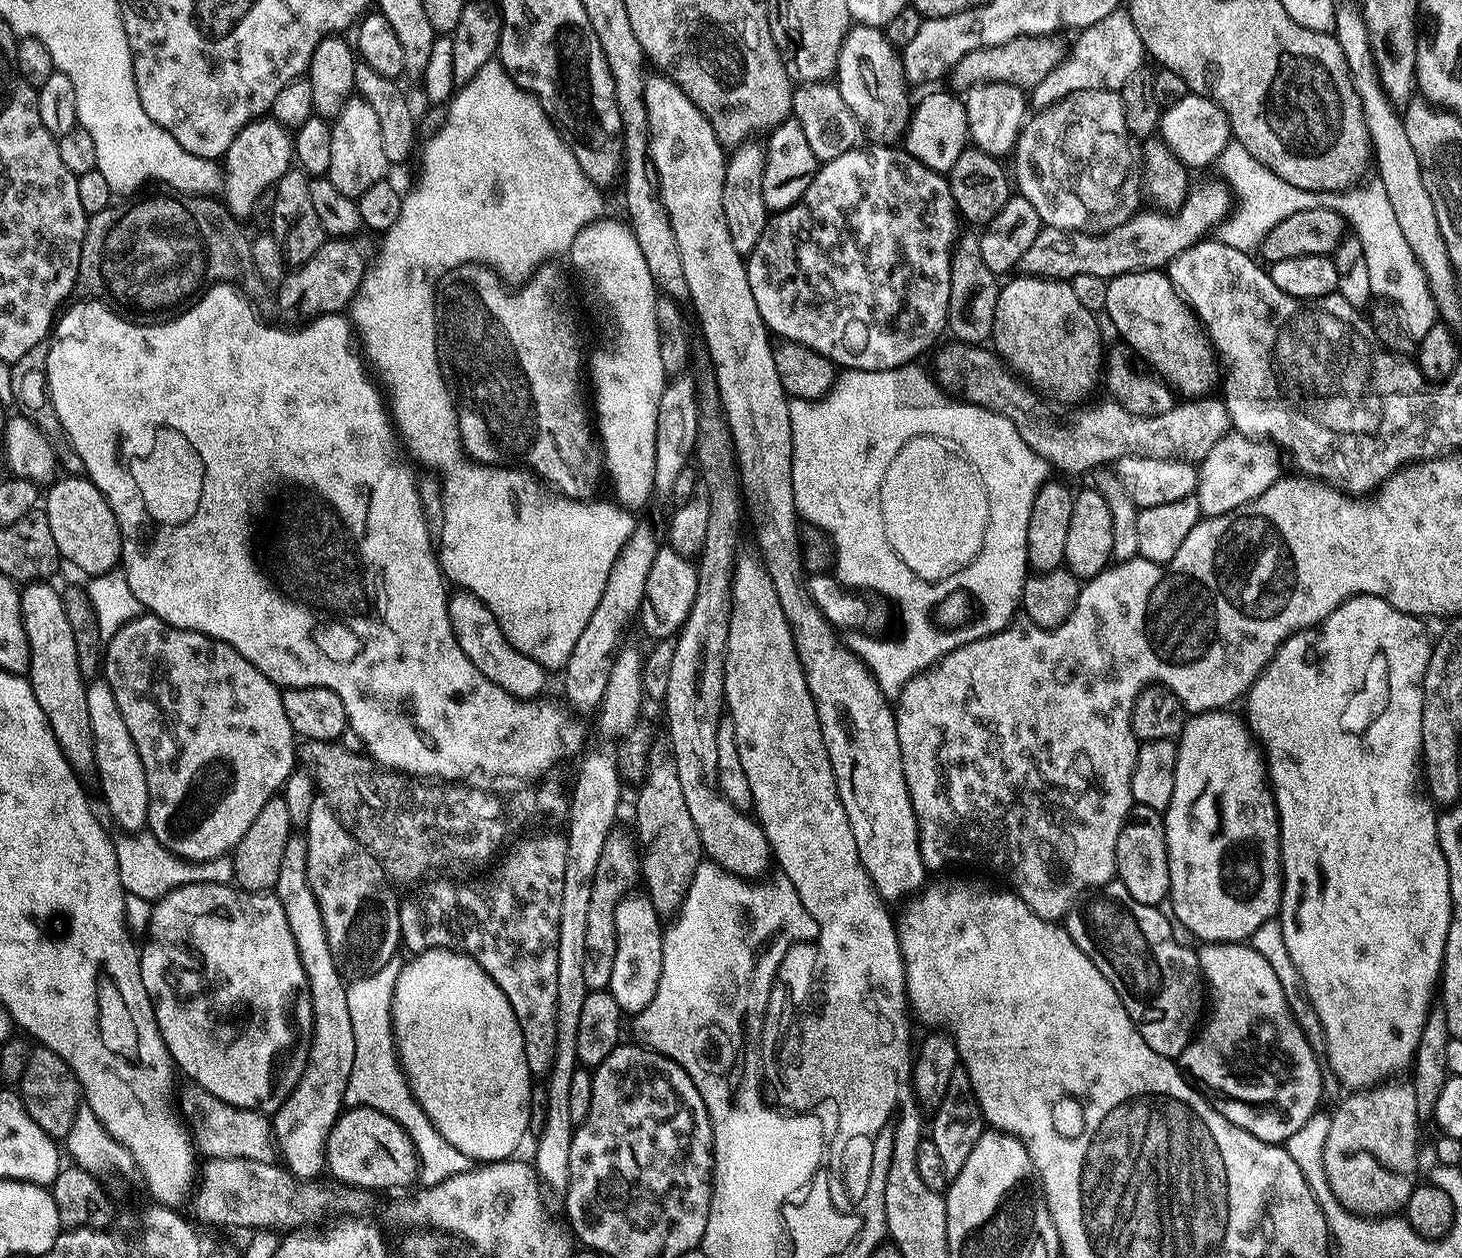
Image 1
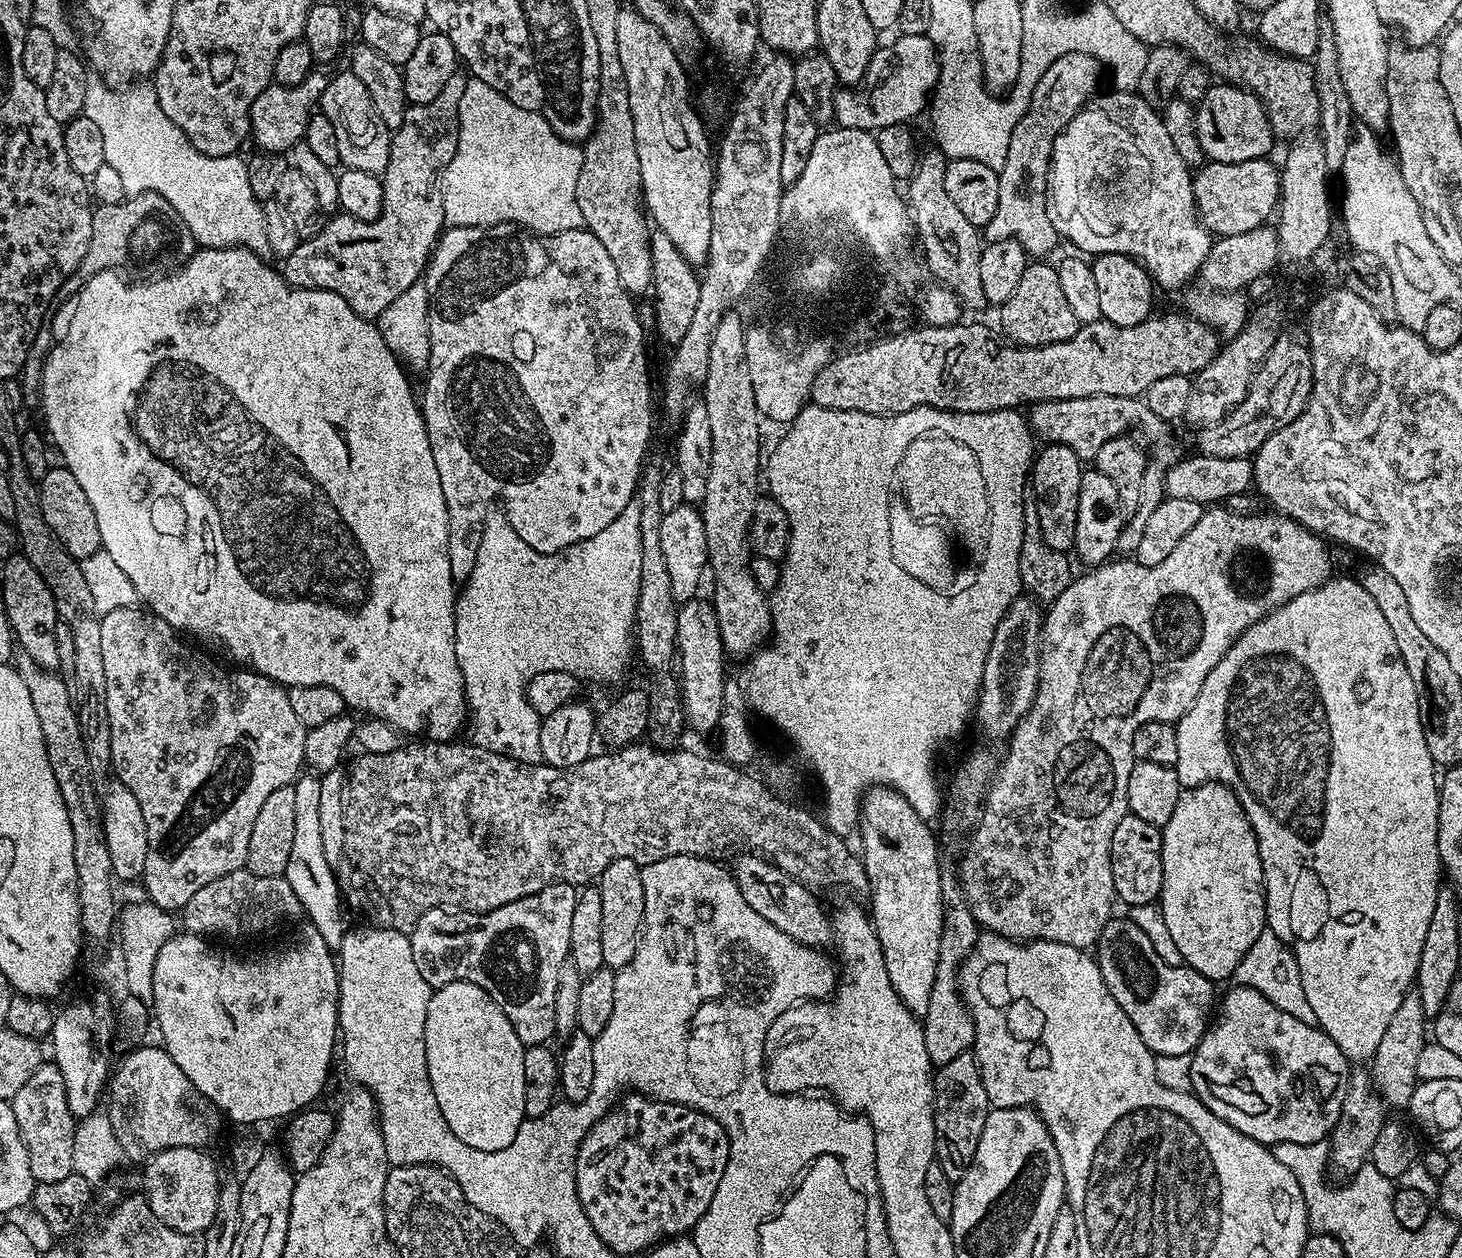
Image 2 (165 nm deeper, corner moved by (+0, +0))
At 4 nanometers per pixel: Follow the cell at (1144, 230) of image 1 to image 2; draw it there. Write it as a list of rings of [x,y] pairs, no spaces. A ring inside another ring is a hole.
[[[1265,158],[1263,160],[1247,160],[1246,162],[1238,162],[1237,164],[1213,164],[1208,162],[1193,175],[1192,189],[1194,190],[1194,198],[1196,199],[1196,211],[1204,227],[1212,233],[1213,237],[1219,238],[1221,236],[1229,236],[1230,234],[1246,234],[1246,230],[1265,227],[1271,221],[1268,220],[1271,216],[1273,219],[1280,202],[1280,170],[1275,163],[1272,165],[1270,161],[1271,159]]]

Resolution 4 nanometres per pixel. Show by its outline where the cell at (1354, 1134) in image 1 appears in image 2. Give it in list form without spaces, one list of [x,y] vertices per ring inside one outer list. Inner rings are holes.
[[[1409,990],[1402,998],[1402,1006],[1398,1006],[1390,1023],[1386,1025],[1386,1034],[1382,1034],[1382,1042],[1378,1042],[1376,1055],[1370,1061],[1372,1083],[1389,1109],[1404,1110],[1409,1107],[1411,1095],[1418,1083],[1418,1054],[1422,1054],[1422,1046],[1429,1032],[1430,1020],[1422,1010],[1422,998],[1415,990]]]

